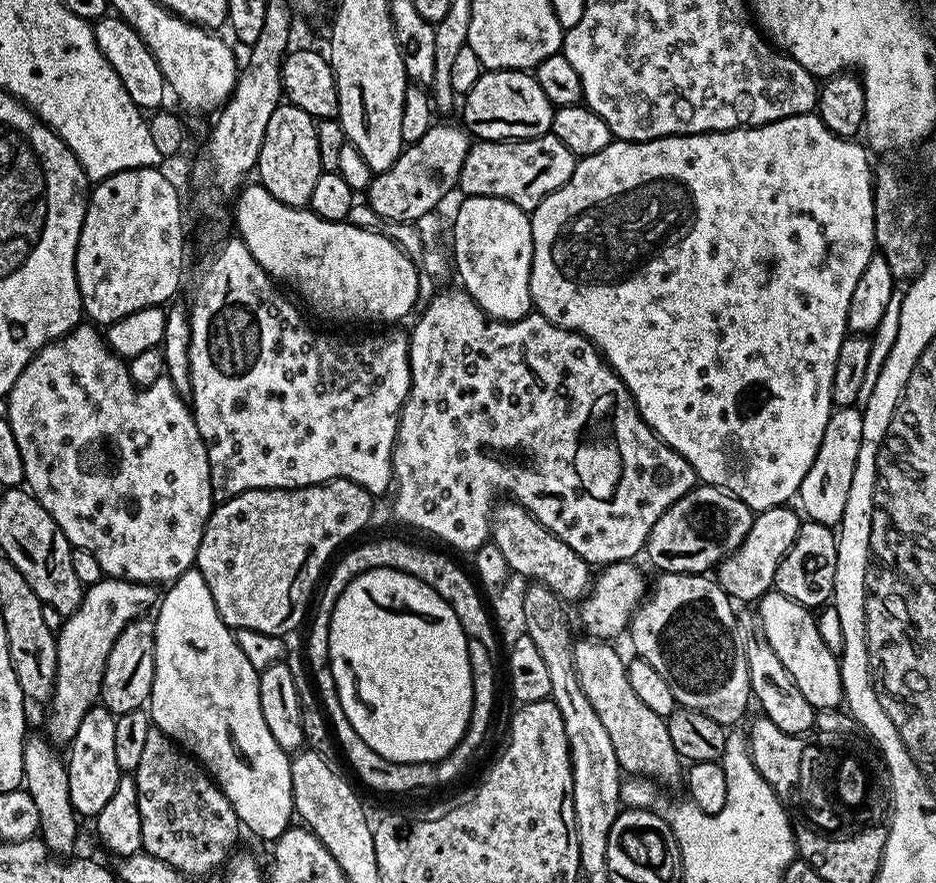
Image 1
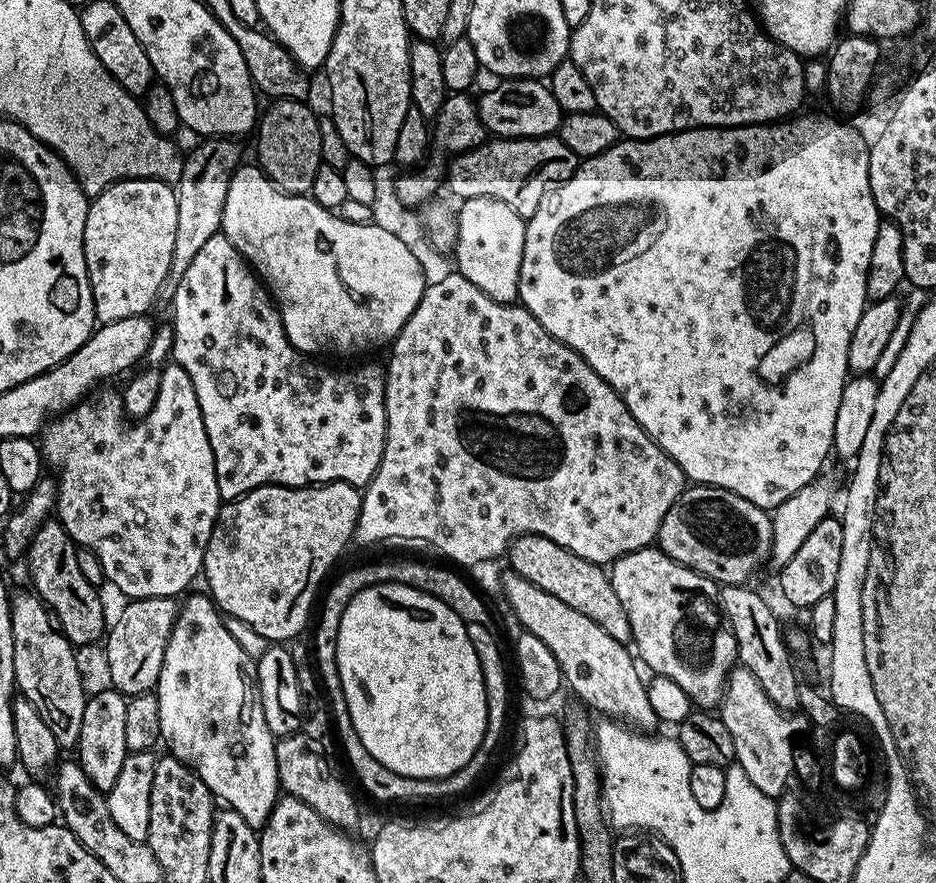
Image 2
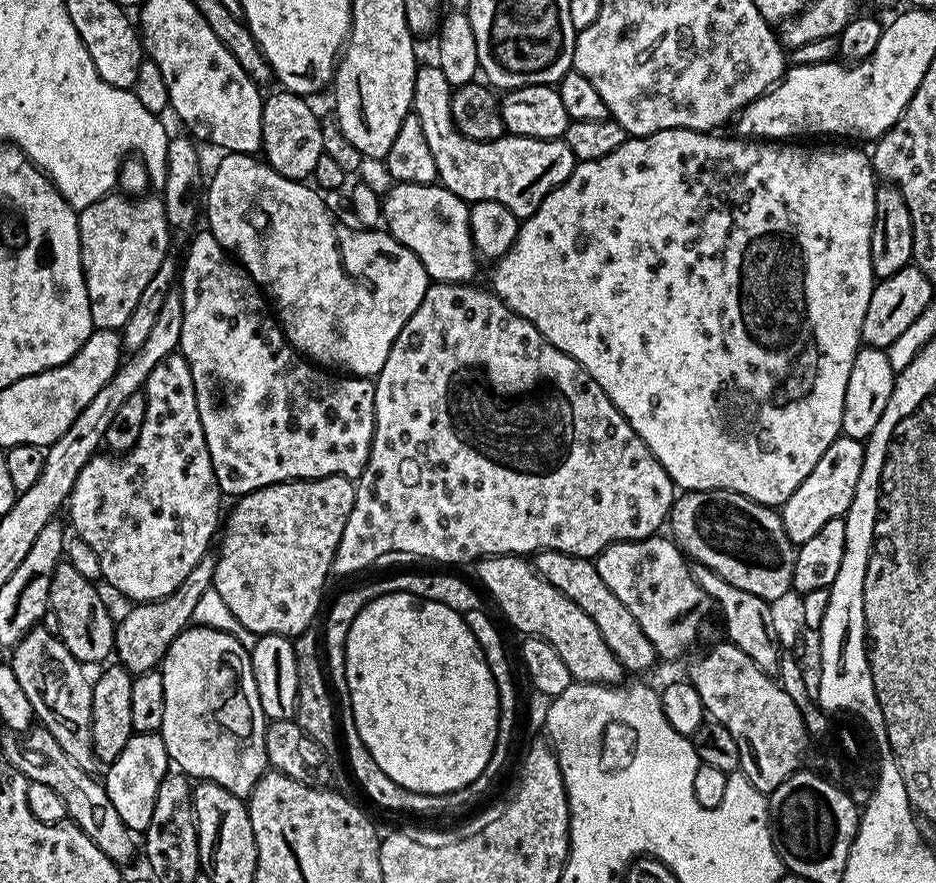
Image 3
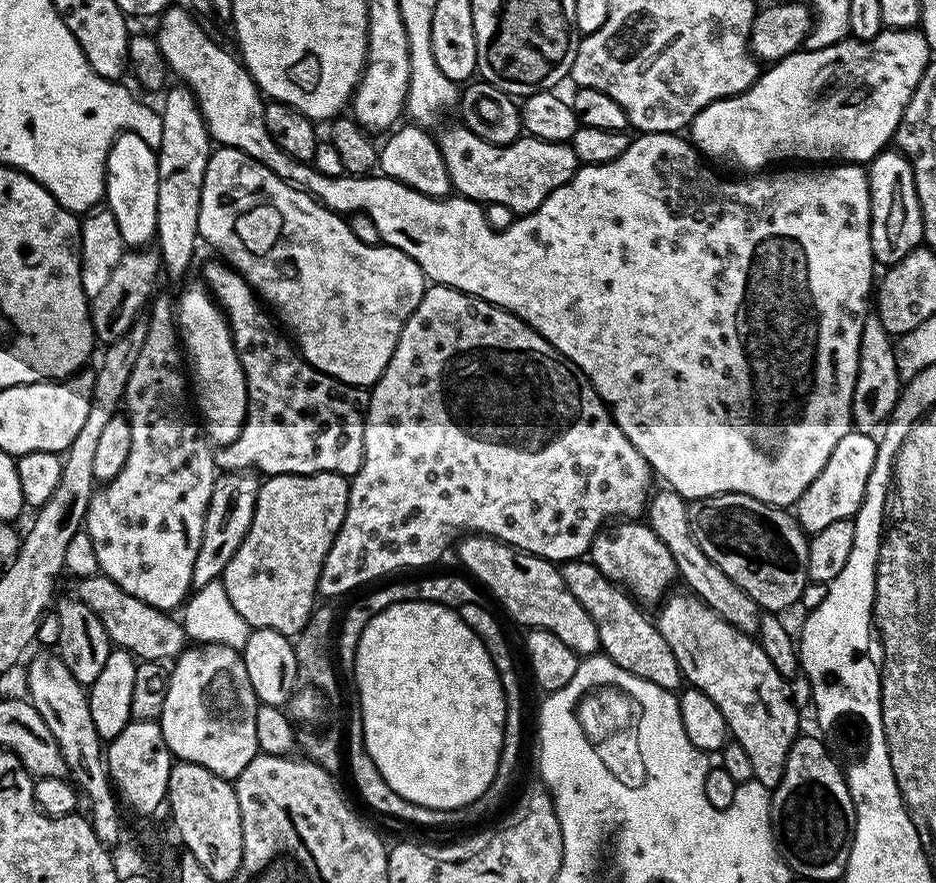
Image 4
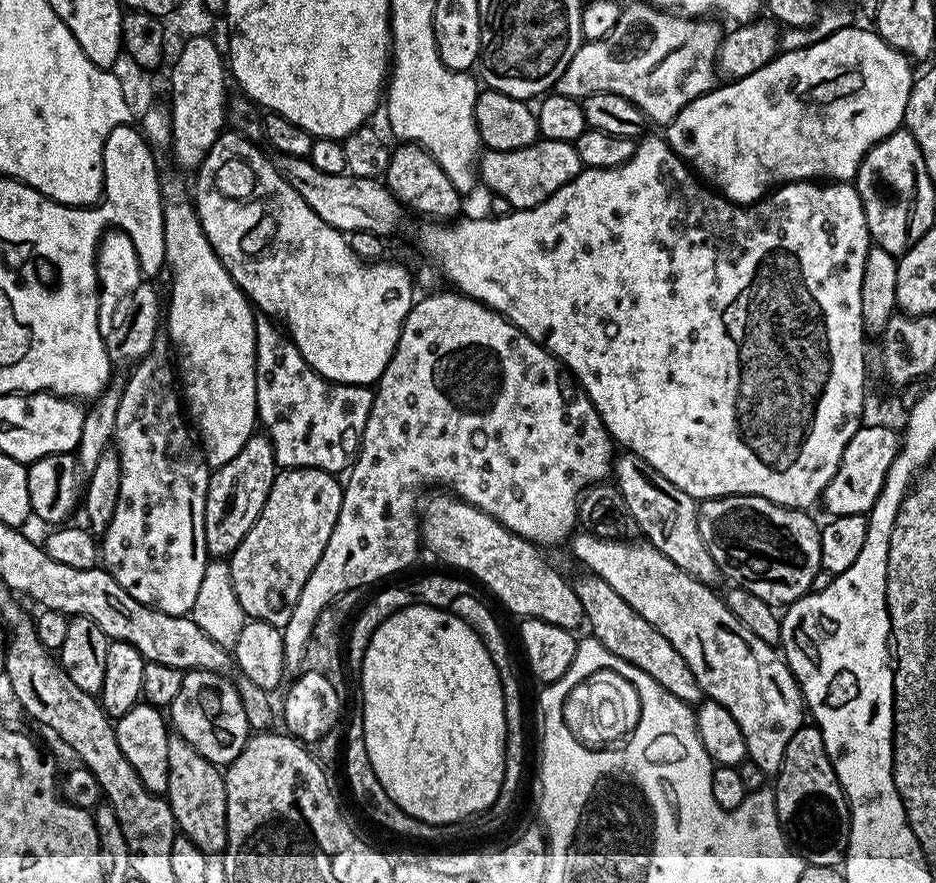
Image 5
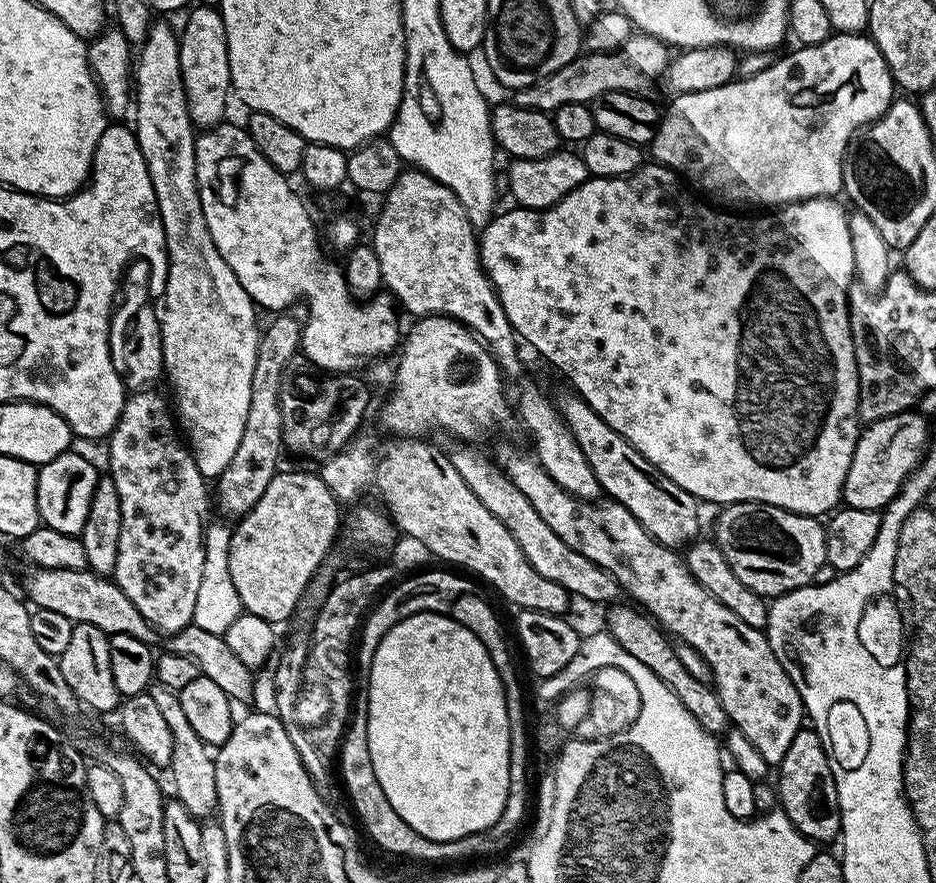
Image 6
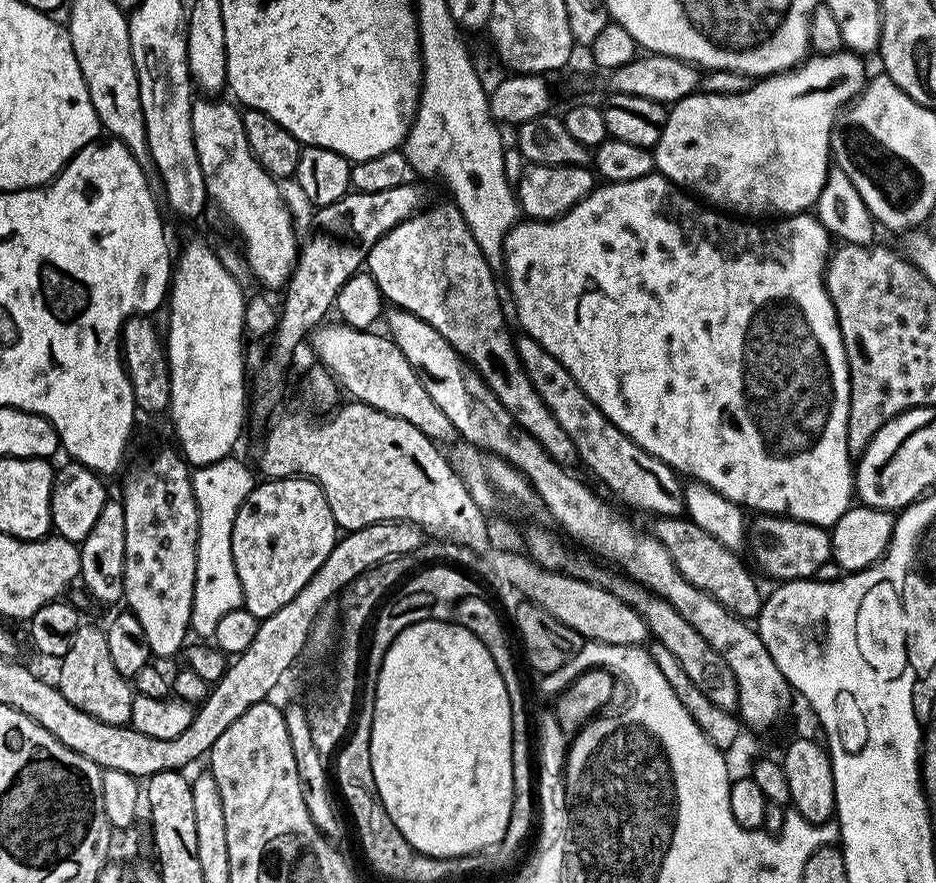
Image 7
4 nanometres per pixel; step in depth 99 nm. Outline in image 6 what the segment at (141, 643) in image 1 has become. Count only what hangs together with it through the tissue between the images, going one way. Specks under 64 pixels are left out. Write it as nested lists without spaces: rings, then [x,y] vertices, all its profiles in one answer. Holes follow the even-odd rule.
[[[276,314],[271,317],[268,328],[260,333],[260,345],[254,362],[254,378],[250,378],[250,410],[246,410],[246,426],[238,441],[238,450],[230,458],[230,466],[214,480],[214,504],[228,516],[244,516],[266,494],[266,486],[276,477],[280,464],[280,452],[285,451],[280,409],[280,384],[289,364],[297,359],[302,331],[301,317],[292,314]]]

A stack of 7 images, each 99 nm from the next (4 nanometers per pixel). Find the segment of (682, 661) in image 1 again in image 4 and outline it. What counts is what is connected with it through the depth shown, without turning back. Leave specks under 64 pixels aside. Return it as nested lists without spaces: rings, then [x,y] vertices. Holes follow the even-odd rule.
[[[622,520],[612,527],[605,526],[596,532],[589,548],[589,560],[598,566],[598,570],[602,570],[605,578],[611,580],[613,584],[620,585],[641,605],[659,605],[665,599],[669,589],[673,587],[671,584],[677,583],[678,580],[670,550],[643,521]]]

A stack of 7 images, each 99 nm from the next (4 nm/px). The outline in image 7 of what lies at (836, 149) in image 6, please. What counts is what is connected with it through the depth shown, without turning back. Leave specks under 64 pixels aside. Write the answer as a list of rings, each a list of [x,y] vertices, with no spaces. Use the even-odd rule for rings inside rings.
[[[847,50],[824,55],[812,54],[787,72],[778,72],[774,76],[757,79],[752,87],[747,88],[744,92],[701,91],[699,94],[682,98],[667,109],[668,117],[664,123],[660,140],[654,149],[655,171],[675,182],[678,187],[695,194],[701,201],[707,202],[717,209],[727,210],[740,218],[772,218],[775,216],[783,218],[807,213],[815,205],[818,194],[822,194],[822,190],[826,186],[830,157],[832,156],[832,127],[836,125],[836,117],[841,109],[851,104],[864,90],[866,75],[864,76],[864,64],[860,60],[863,59],[857,53]]]

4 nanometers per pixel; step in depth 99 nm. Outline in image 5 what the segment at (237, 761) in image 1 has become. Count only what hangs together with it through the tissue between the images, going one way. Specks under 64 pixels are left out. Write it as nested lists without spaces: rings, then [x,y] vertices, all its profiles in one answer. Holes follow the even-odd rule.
[[[184,672],[182,690],[170,706],[170,724],[186,738],[202,758],[211,764],[227,766],[242,754],[250,735],[246,722],[246,710],[242,710],[242,698],[235,683],[227,675],[218,672]]]

